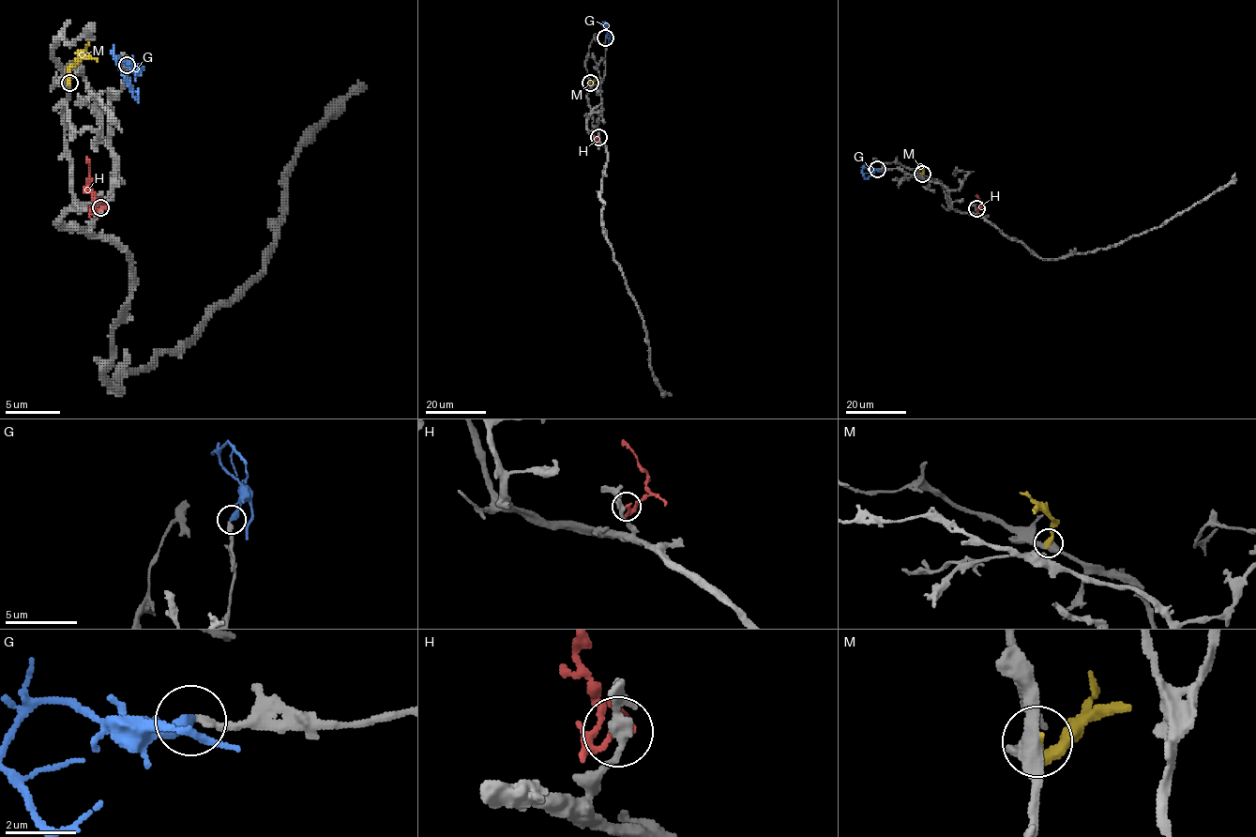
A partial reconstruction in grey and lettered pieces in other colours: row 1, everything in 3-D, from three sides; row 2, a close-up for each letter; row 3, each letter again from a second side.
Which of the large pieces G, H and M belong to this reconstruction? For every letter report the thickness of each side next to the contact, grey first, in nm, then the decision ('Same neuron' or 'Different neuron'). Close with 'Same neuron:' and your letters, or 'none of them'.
G: Thickness 240 nm (grey) against 380 nm. Different neuron
H: Thickness 240 nm (grey) against 180 nm. Different neuron
M: Thickness 440 nm (grey) against 260 nm. Different neuron
Same neuron: none of them

